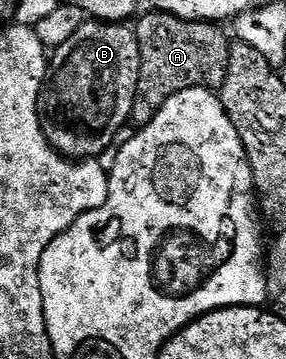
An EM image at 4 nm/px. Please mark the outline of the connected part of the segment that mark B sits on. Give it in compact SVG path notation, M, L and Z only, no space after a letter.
M88 19L58 49L53 50L48 61L46 80L38 96L38 118L42 120L44 135L51 145L63 155L74 159L98 159L114 141L114 136L130 121L132 99L140 71L138 36L126 23Z

